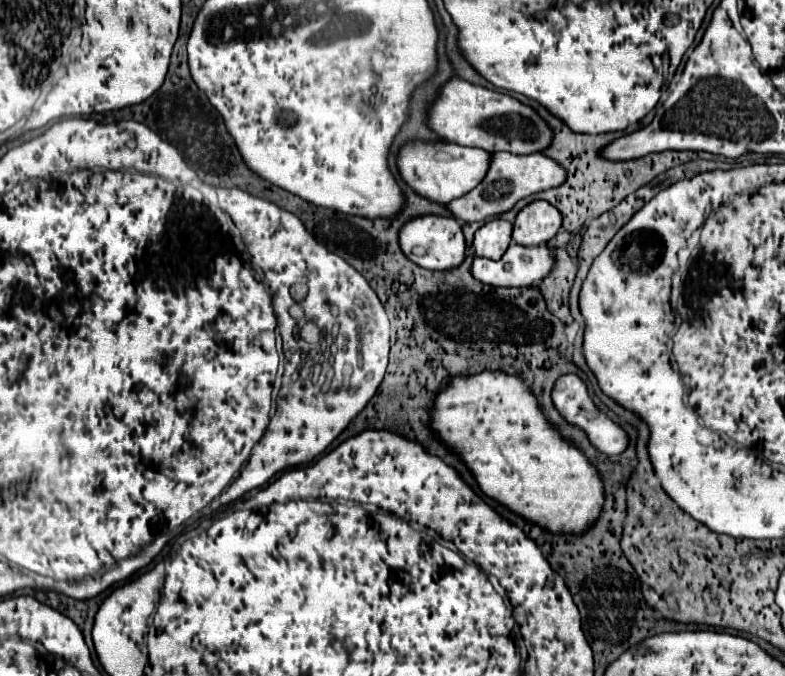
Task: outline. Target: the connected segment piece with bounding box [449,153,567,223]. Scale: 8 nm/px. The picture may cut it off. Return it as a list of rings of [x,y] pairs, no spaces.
[[[495,153],[491,159],[491,167],[487,177],[467,195],[455,199],[449,203],[449,211],[455,215],[455,219],[469,223],[469,221],[487,221],[495,215],[501,215],[505,211],[511,211],[521,199],[547,191],[553,187],[563,185],[567,179],[567,171],[563,165],[559,165],[555,159],[547,157],[545,153],[531,153],[531,155],[513,155],[513,153]]]

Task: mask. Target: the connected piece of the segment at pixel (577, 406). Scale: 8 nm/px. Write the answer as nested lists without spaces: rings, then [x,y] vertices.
[[[567,373],[567,375],[561,375],[555,383],[555,389],[553,389],[553,403],[555,407],[559,409],[559,413],[573,425],[579,425],[581,429],[585,429],[585,433],[589,435],[591,443],[603,451],[605,455],[619,455],[627,449],[629,445],[629,437],[627,433],[623,431],[621,425],[617,425],[615,421],[611,421],[605,413],[599,411],[599,407],[593,403],[593,399],[589,397],[587,393],[587,385],[573,373]]]

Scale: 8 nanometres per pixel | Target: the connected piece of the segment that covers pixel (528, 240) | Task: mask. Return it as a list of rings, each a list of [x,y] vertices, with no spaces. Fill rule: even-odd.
[[[533,201],[515,219],[513,241],[519,245],[541,245],[557,235],[561,213],[547,201]]]

